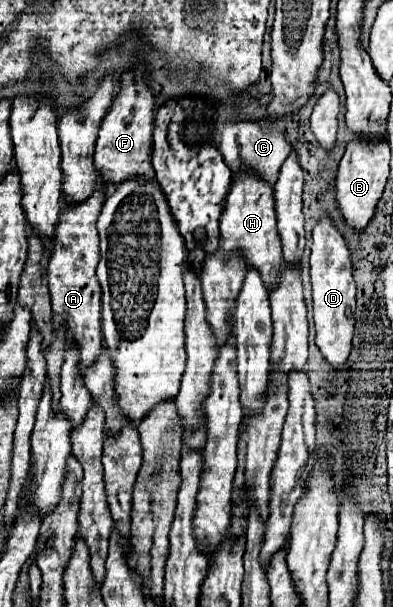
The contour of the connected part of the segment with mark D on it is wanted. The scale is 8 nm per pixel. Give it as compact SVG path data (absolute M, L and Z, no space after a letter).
M323 217L313 229L311 247L311 285L313 285L313 321L315 321L315 343L321 355L333 365L343 369L349 353L355 327L355 281L351 275L349 249L343 235L335 229L329 217Z

